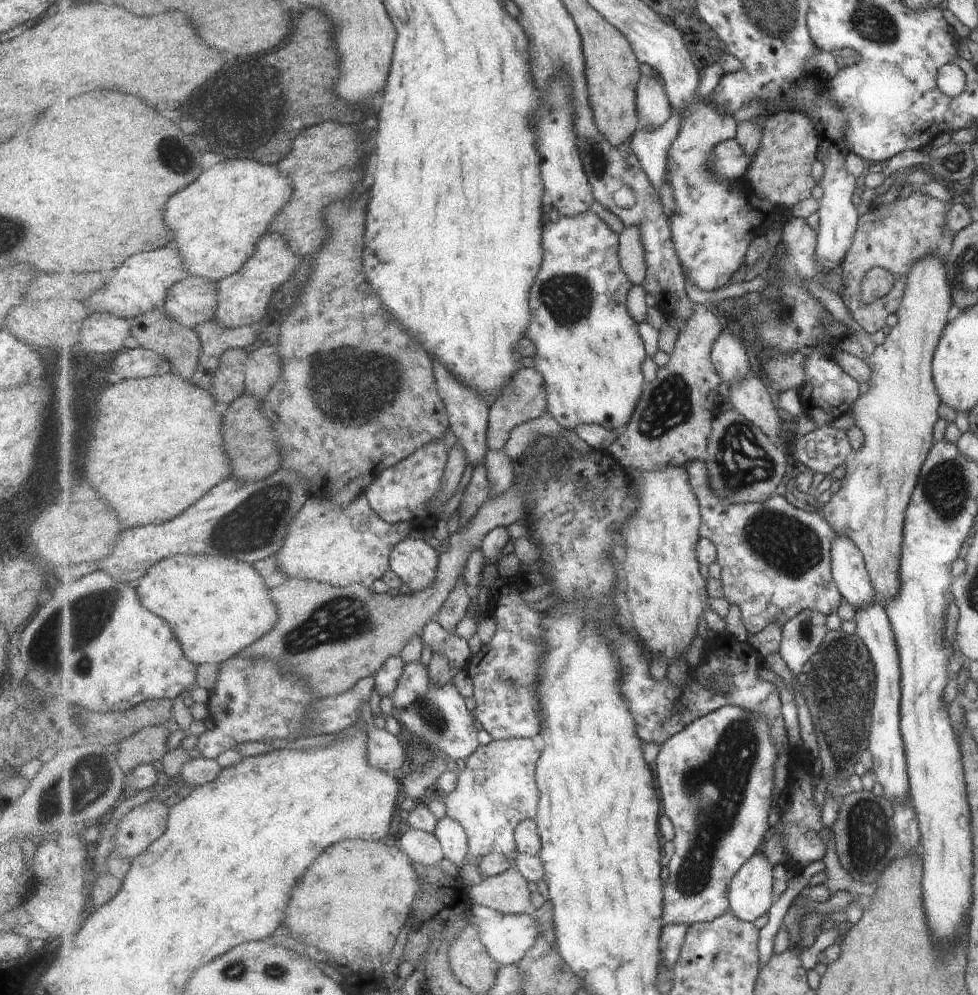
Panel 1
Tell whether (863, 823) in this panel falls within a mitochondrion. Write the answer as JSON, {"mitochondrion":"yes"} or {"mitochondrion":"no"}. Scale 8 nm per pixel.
{"mitochondrion":"yes"}

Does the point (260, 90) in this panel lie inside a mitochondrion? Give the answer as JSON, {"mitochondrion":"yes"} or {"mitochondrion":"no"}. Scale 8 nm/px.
{"mitochondrion":"yes"}

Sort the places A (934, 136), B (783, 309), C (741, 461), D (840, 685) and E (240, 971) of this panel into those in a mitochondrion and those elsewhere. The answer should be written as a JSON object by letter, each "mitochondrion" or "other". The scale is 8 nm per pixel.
{"A":"other","B":"mitochondrion","C":"mitochondrion","D":"mitochondrion","E":"mitochondrion"}

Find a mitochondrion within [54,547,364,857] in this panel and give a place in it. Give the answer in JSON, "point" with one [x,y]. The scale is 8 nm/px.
{"point":[82,666]}

